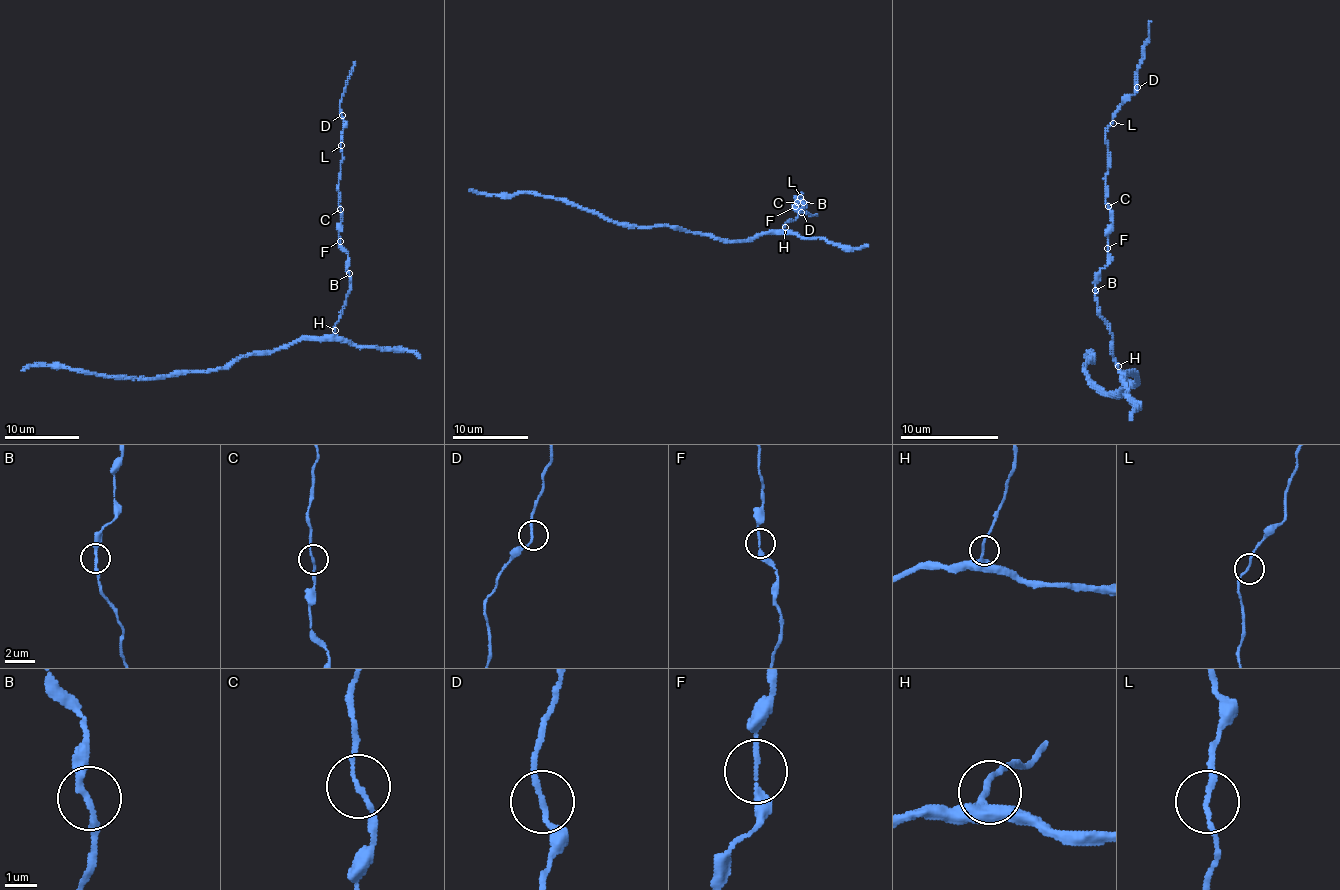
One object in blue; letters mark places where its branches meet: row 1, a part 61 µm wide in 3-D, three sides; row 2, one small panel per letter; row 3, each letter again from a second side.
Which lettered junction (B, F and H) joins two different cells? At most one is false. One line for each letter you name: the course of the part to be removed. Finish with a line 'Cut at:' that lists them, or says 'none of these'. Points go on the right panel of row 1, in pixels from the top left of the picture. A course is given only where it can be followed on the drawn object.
Cut at: none of these

